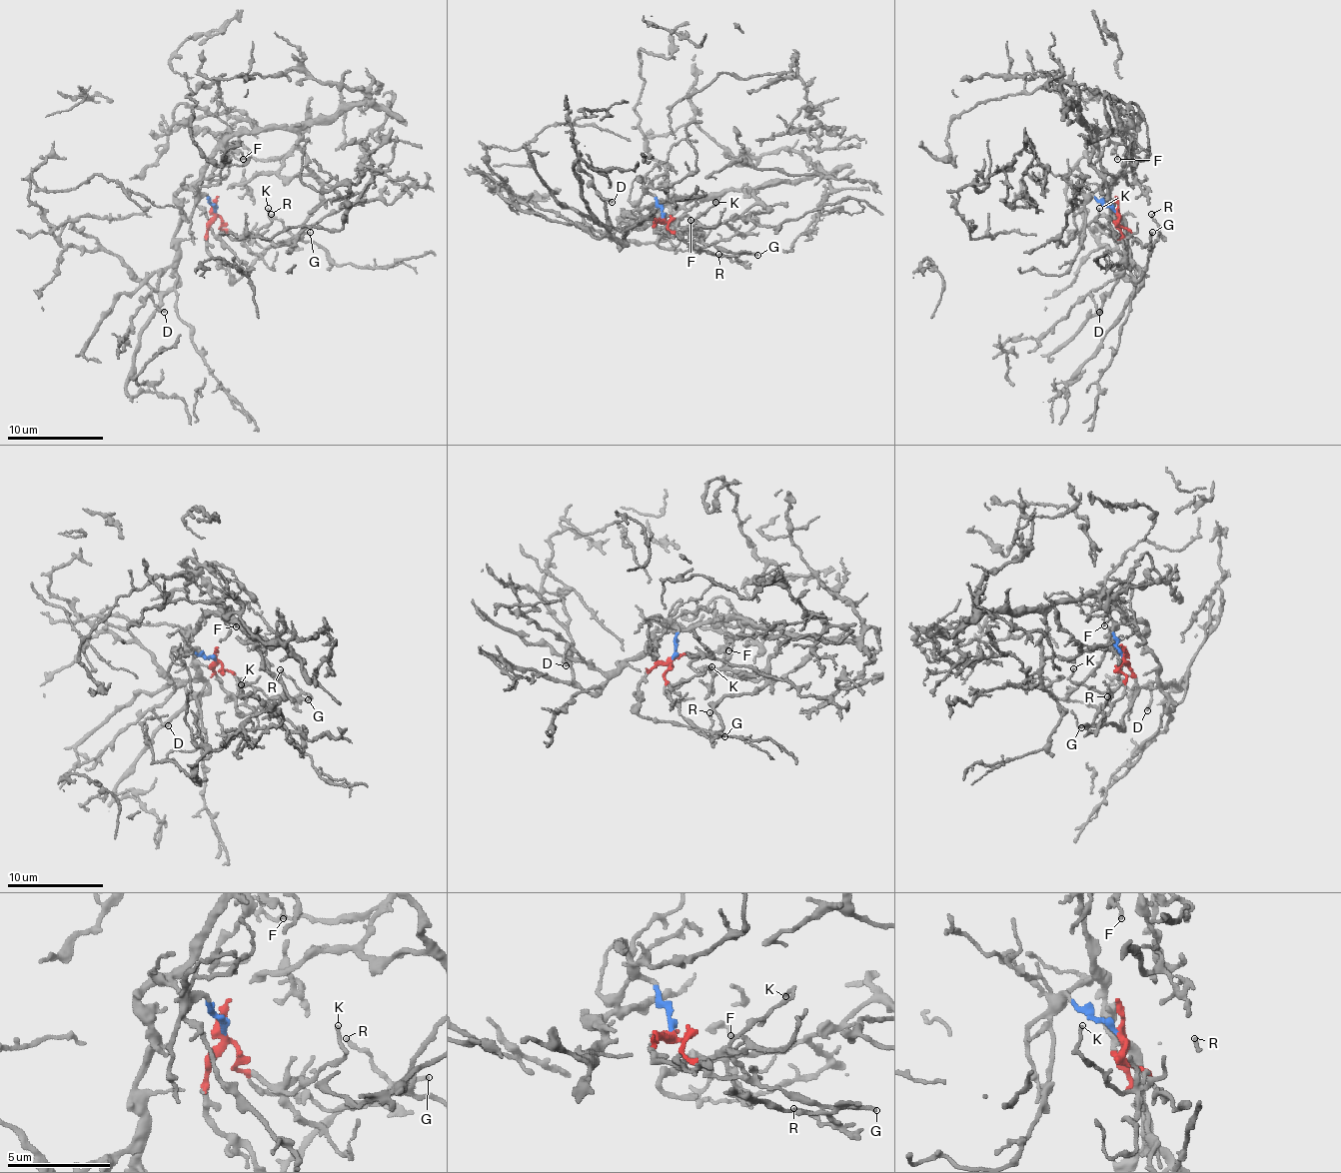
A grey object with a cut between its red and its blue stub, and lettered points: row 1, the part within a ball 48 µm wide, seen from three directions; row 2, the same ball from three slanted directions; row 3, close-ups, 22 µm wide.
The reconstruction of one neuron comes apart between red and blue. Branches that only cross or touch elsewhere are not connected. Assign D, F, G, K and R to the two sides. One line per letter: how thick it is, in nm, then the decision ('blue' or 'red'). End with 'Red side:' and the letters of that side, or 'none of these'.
D: 200 nm | blue
F: 160 nm | blue
G: 200 nm | red
K: 140 nm | red
R: 170 nm | red
Red side: G, K, R

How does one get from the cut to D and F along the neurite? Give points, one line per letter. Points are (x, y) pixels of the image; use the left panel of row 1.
D: (214, 212), (200, 196), (185, 188), (178, 193), (183, 217), (176, 227), (176, 258), (152, 294), (164, 311)
F: (214, 212), (214, 208), (193, 188), (200, 169), (236, 133), (238, 140), (234, 145), (243, 160)

